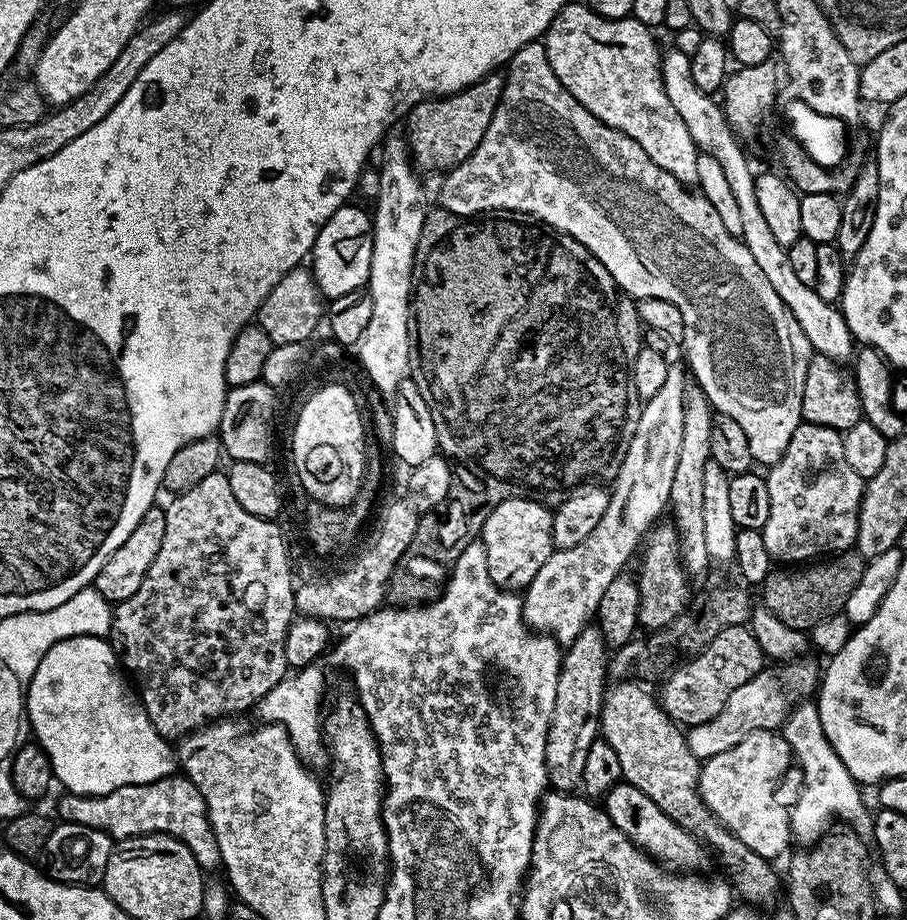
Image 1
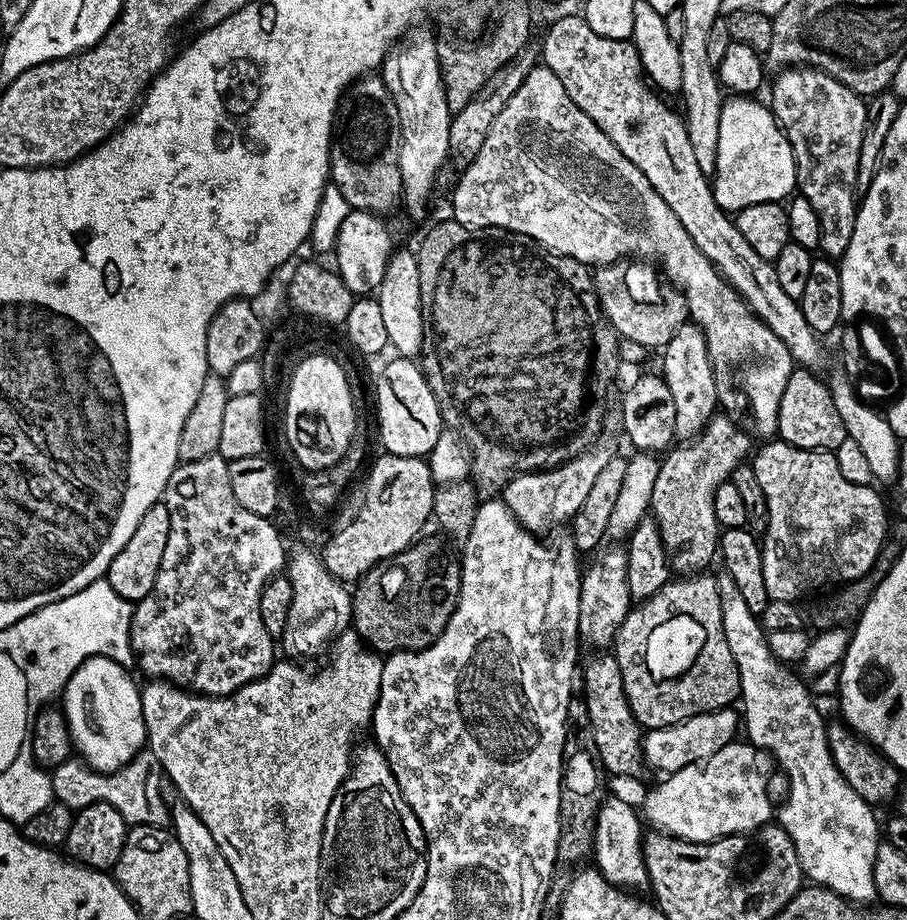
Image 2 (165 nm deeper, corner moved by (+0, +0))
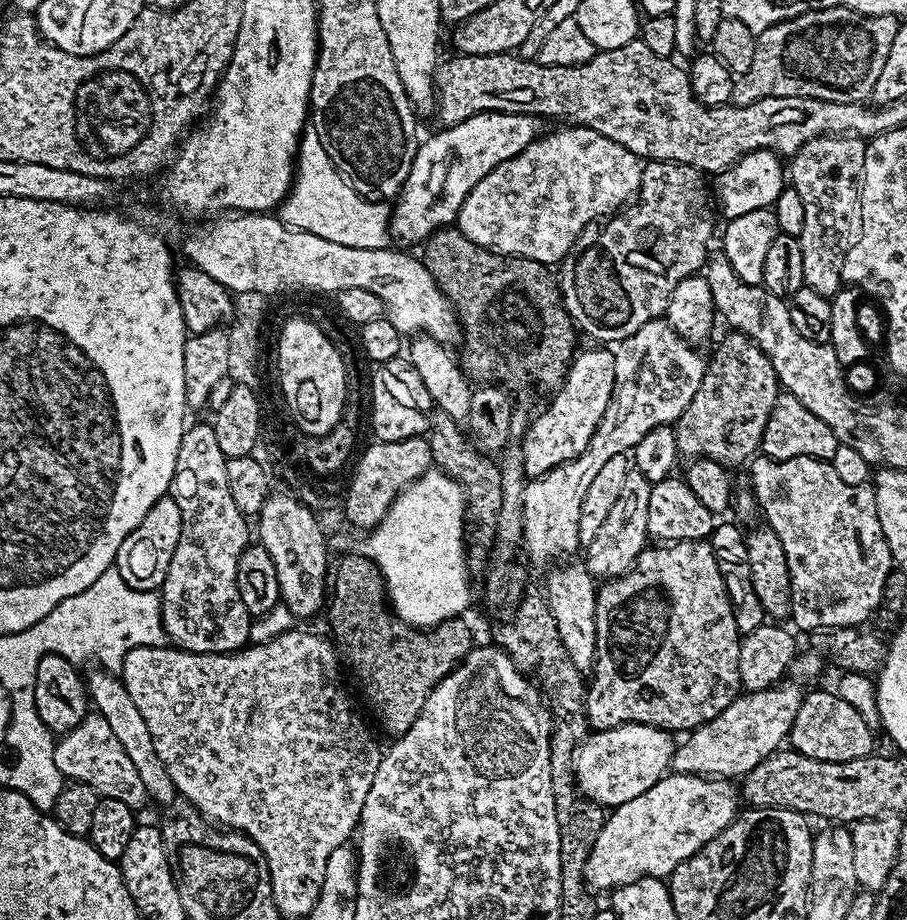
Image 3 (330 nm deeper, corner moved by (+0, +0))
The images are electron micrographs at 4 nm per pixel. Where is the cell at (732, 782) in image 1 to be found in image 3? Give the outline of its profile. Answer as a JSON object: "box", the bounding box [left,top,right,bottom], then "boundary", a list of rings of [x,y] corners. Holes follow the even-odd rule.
{"box":[584,772,738,890],"boundary":[[[672,772],[650,786],[646,794],[638,794],[638,798],[630,798],[630,802],[622,802],[617,808],[607,813],[602,830],[598,834],[598,842],[594,842],[594,850],[590,850],[590,858],[584,867],[584,879],[587,887],[608,888],[615,890],[632,884],[644,876],[667,878],[684,860],[688,860],[703,844],[708,844],[719,832],[728,827],[738,815],[738,788],[731,779],[713,778],[711,776],[695,776],[685,772]]]}

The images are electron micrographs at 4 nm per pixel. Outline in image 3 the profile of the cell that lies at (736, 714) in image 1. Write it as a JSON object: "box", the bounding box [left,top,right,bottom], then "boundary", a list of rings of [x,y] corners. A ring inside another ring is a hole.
{"box":[574,724,666,810],"boundary":[[[619,724],[616,728],[593,731],[585,740],[580,741],[574,757],[574,779],[580,795],[611,810],[622,802],[630,802],[630,798],[638,798],[638,794],[646,794],[646,790],[650,790],[650,786],[654,786],[666,774],[664,736],[666,737],[665,729],[649,724]]]}

